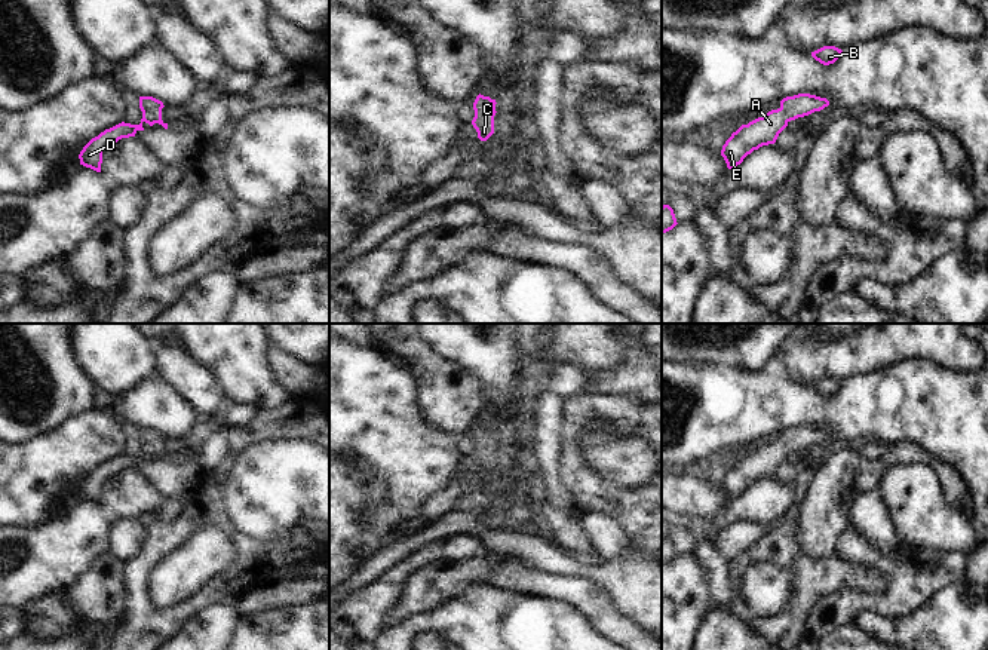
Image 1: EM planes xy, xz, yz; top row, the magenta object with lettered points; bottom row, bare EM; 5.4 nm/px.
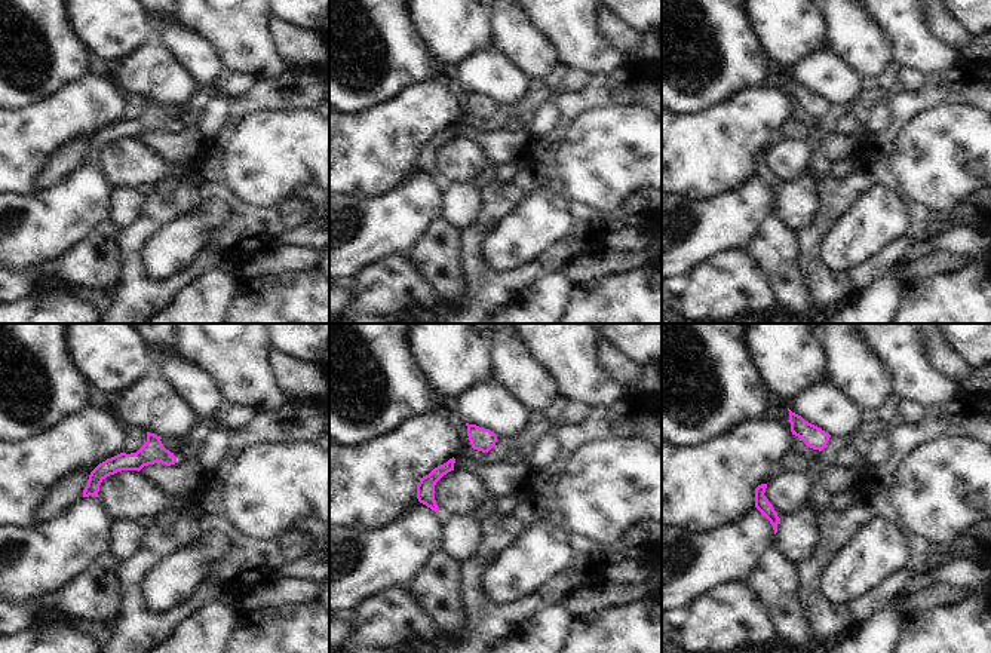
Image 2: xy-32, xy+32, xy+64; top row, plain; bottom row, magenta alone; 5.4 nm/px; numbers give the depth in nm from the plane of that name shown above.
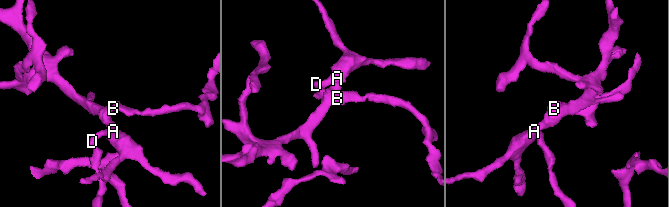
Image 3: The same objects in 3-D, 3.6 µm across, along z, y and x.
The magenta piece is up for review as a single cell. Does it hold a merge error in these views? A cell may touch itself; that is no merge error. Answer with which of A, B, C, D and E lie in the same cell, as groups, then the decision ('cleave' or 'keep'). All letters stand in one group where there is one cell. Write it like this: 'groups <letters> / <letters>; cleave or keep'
groups A B C D E; keep

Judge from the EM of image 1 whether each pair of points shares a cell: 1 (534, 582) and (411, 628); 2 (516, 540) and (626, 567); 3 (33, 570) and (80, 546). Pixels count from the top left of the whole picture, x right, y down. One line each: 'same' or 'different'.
1: different
2: same
3: same

